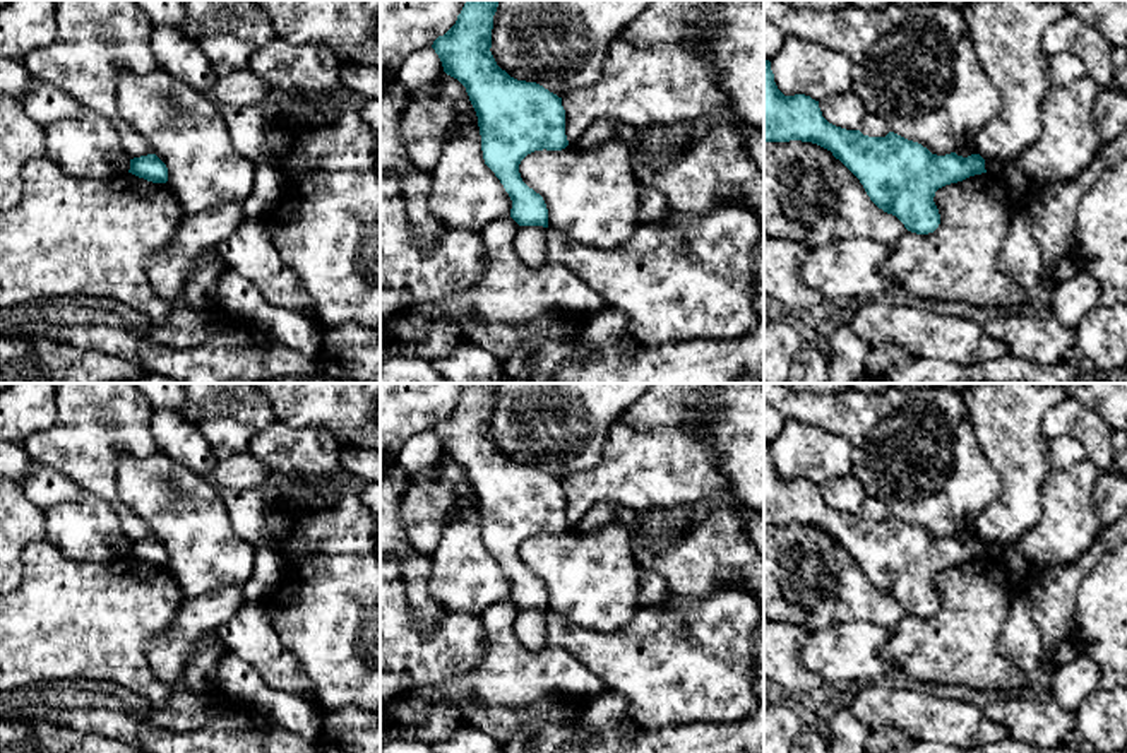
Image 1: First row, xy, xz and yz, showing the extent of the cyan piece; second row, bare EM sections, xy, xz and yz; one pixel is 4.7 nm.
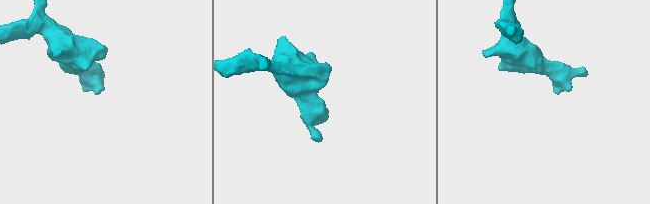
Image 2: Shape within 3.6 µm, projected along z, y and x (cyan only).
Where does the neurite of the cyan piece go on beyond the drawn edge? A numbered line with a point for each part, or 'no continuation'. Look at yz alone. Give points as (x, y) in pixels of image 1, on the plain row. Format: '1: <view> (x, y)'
no continuation

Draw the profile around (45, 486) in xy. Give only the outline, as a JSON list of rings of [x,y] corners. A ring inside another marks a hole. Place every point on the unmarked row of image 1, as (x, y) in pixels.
[[[31,462],[29,474],[21,483],[24,495],[43,512],[60,503],[79,503],[80,486],[53,467]]]

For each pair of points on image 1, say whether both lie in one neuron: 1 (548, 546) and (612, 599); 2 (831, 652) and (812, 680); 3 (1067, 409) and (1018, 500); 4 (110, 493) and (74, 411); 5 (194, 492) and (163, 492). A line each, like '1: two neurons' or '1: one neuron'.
1: one neuron
2: two neurons
3: two neurons
4: one neuron
5: one neuron

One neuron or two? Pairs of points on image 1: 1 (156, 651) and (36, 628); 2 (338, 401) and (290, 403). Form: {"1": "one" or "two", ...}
{"1": "two", "2": "one"}

